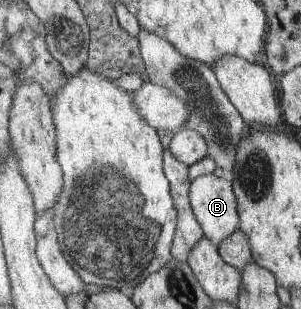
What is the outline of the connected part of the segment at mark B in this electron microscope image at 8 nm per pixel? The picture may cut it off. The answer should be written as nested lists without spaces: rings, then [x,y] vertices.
[[[213,174],[192,179],[190,202],[204,235],[216,246],[239,229],[238,197],[231,180]]]

